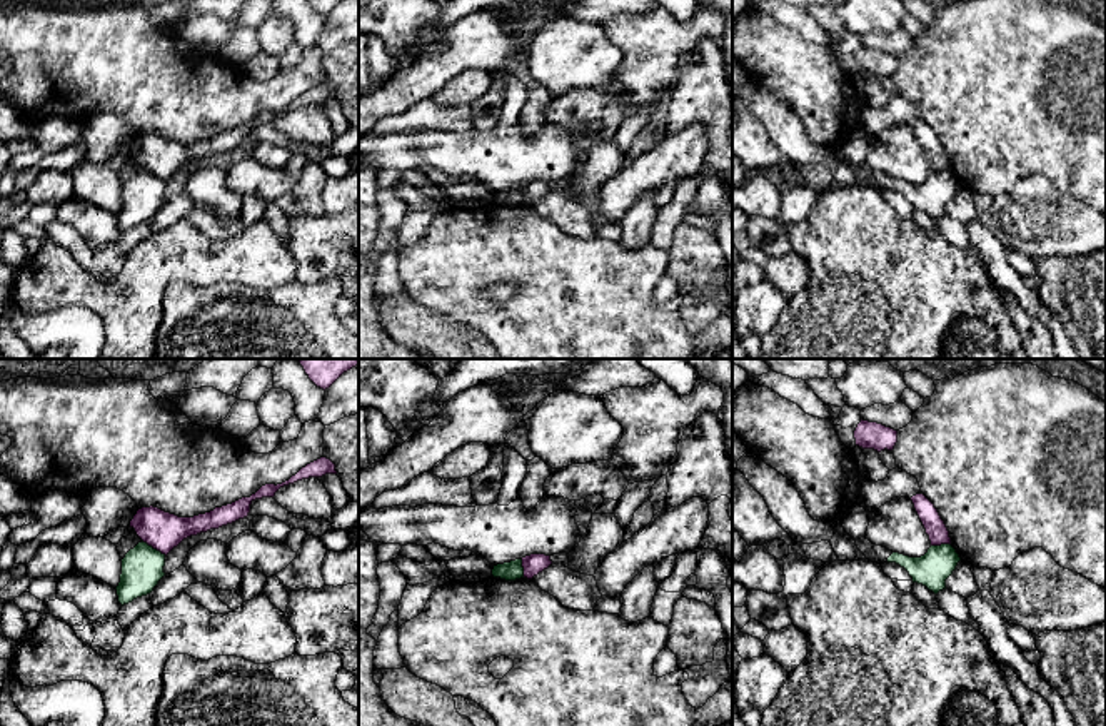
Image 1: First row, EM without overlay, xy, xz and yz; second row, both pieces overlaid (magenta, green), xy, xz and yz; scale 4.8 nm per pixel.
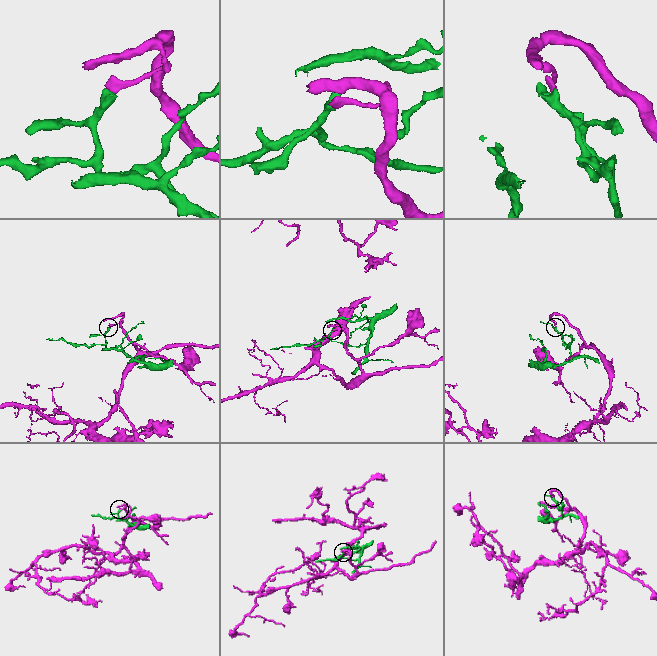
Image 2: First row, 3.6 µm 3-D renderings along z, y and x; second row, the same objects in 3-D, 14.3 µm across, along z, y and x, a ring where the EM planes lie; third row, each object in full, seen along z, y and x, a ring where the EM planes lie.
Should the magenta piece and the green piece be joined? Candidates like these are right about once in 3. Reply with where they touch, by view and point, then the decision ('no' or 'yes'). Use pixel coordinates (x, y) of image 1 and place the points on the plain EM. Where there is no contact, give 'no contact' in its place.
contact xy (154, 174); no

